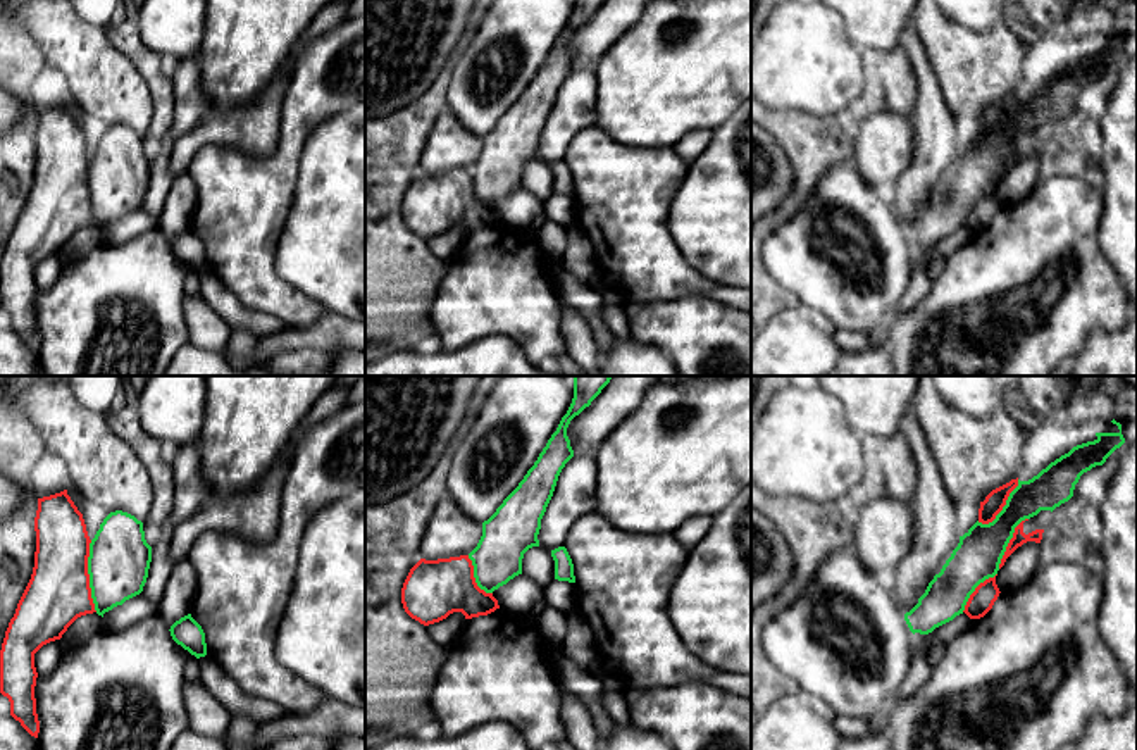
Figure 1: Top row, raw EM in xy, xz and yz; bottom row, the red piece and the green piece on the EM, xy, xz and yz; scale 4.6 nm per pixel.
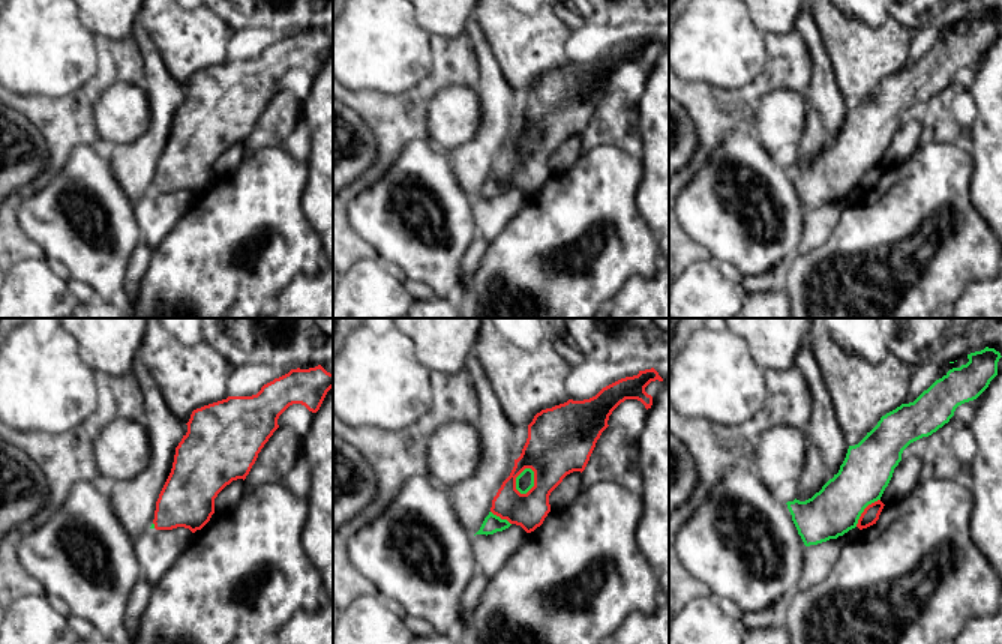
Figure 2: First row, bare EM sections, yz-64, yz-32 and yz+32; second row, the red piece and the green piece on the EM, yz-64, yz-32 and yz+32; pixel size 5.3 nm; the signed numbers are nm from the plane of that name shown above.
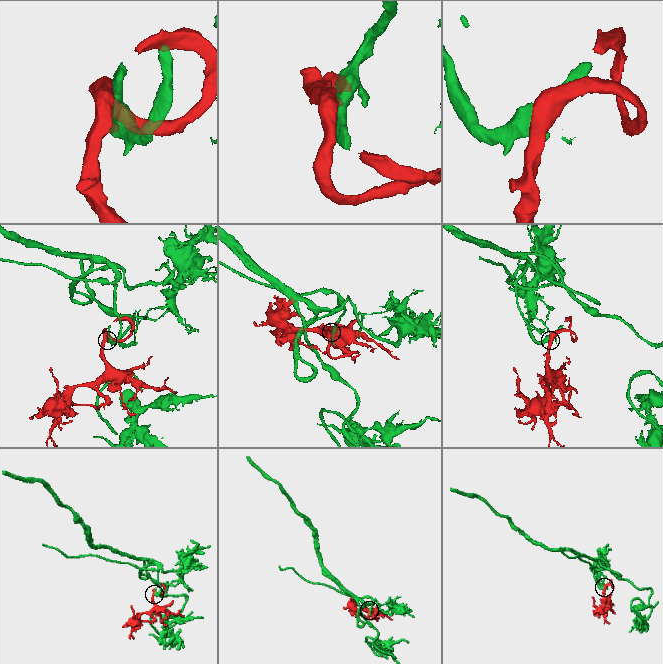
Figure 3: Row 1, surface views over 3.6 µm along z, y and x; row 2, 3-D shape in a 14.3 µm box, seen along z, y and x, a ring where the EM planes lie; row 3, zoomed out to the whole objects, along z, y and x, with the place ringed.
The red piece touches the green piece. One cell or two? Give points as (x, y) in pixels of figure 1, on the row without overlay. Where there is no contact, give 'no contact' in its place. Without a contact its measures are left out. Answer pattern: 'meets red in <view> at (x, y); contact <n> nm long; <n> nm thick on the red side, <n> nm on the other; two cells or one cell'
meets red in xy at (88, 190); contact 340 nm long; 300 nm thick on the red side, 280 nm on the other; one cell

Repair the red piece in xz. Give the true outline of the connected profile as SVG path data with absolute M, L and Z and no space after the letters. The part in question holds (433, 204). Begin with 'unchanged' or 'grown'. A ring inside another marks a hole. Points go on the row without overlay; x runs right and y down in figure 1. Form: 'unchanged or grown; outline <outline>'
grown; outline M574 0L572 17L567 28L562 31L556 45L551 48L546 60L539 67L537 74L527 84L527 88L519 97L519 100L503 114L503 117L496 122L496 126L488 134L482 136L482 150L477 160L469 169L438 172L438 174L420 172L410 183L401 202L401 217L405 226L412 233L419 234L424 240L429 240L446 233L453 226L462 226L465 233L472 233L479 229L488 229L494 226L496 222L500 222L498 214L493 210L493 205L506 198L515 190L522 188L524 167L532 160L539 160L537 148L541 143L541 133L553 110L562 83L574 71L574 64L567 50L567 41L575 29L579 29L586 21L591 19L591 16L601 7L603 2L605 0Z

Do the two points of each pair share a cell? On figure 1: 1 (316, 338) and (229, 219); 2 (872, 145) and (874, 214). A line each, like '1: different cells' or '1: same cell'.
1: different cells
2: different cells

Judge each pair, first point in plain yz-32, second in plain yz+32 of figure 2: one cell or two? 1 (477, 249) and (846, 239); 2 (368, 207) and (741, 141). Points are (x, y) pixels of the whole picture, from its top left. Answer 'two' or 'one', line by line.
1: two
2: one

